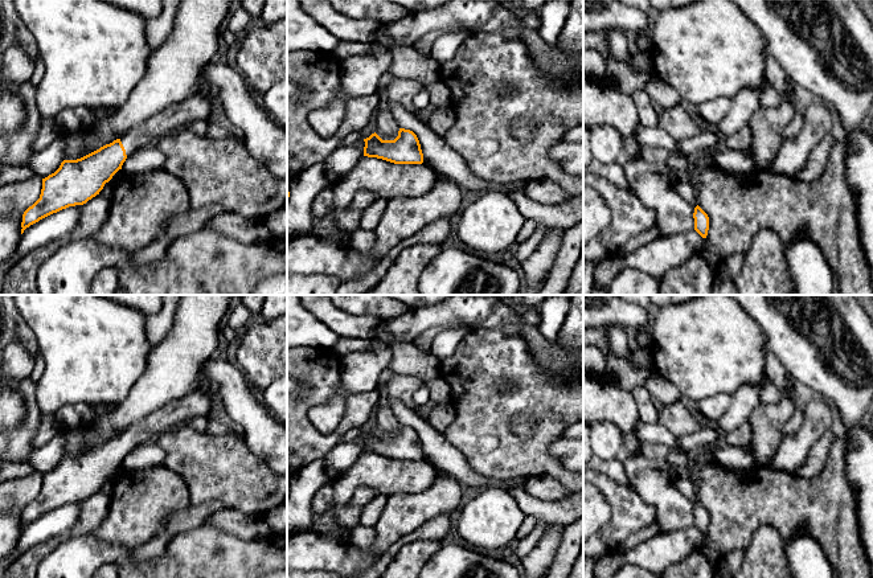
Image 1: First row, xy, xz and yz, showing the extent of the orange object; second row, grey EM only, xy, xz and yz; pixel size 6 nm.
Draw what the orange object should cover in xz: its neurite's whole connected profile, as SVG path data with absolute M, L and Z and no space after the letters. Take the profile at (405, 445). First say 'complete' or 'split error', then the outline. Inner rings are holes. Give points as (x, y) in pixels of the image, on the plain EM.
complete; M399 425L394 436L382 436L374 429L364 438L364 452L382 455L394 460L423 459L419 436L410 426Z

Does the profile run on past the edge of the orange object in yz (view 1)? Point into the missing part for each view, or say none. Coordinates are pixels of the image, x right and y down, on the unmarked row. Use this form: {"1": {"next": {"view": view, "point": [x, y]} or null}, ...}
{"1": {"next": null}}

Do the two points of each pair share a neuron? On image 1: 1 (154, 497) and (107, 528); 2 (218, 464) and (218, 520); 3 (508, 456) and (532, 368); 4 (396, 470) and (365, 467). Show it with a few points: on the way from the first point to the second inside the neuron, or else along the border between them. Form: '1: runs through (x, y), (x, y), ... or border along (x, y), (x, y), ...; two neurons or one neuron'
1: runs through (142, 507), (119, 528); one neuron
2: border along (225, 505), (254, 516); two neurons
3: runs through (505, 434), (505, 413), (528, 390); one neuron
4: runs through (388, 470), (373, 470); one neuron

